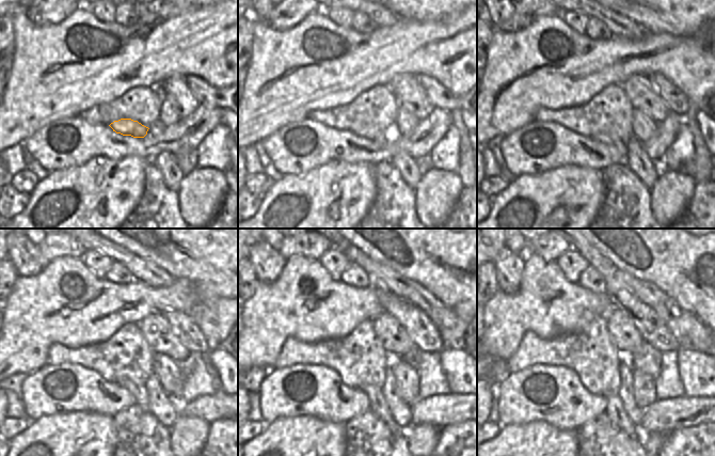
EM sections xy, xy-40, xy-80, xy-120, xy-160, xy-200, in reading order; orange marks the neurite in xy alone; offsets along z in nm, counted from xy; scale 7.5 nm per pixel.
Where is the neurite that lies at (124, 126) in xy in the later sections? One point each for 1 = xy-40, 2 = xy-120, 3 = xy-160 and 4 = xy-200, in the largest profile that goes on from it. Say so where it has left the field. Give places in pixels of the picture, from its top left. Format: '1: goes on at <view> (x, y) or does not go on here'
1: goes on at xy-40 (372, 134)
2: goes on at xy-120 (139, 392)
3: goes on at xy-160 (378, 406)
4: goes on at xy-200 (615, 411)

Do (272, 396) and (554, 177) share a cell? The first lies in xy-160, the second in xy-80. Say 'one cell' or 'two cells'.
two cells

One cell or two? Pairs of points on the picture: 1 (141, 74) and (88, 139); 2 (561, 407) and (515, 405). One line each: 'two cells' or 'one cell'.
1: two cells
2: one cell

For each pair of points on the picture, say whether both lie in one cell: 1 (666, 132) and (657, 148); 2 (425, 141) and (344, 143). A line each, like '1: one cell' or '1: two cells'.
1: one cell
2: one cell

